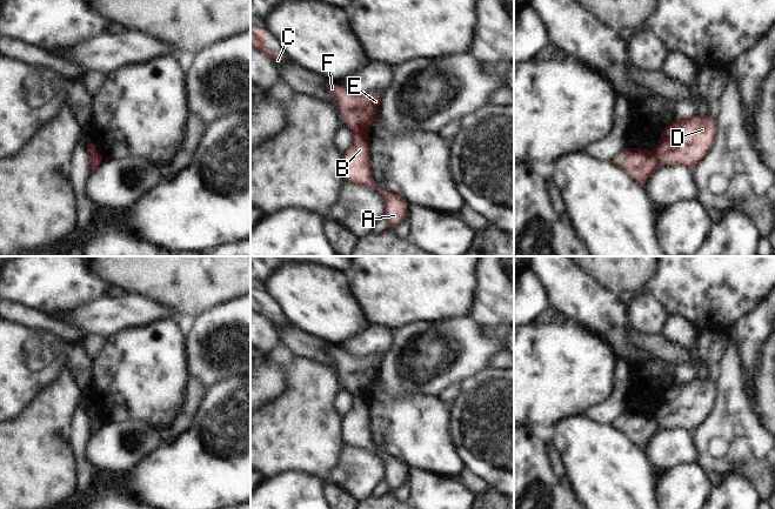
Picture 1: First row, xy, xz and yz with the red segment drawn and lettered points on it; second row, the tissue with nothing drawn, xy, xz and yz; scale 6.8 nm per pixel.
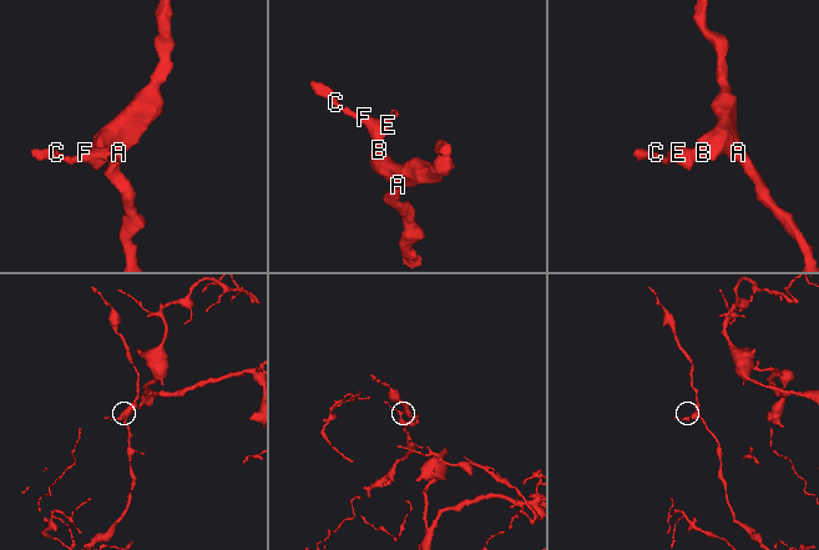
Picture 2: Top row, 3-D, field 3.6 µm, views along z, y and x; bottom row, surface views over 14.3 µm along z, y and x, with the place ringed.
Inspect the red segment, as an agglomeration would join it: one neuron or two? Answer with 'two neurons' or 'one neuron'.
two neurons

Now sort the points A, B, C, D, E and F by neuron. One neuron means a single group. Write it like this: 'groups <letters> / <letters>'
groups A B D / C E F

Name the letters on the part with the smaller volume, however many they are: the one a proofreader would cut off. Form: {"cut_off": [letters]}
{"cut_off": ["C", "E", "F"]}

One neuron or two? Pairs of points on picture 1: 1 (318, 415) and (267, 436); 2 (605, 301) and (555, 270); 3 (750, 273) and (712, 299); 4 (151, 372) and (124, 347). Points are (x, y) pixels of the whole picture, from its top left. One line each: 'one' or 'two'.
1: one
2: one
3: one
4: one

